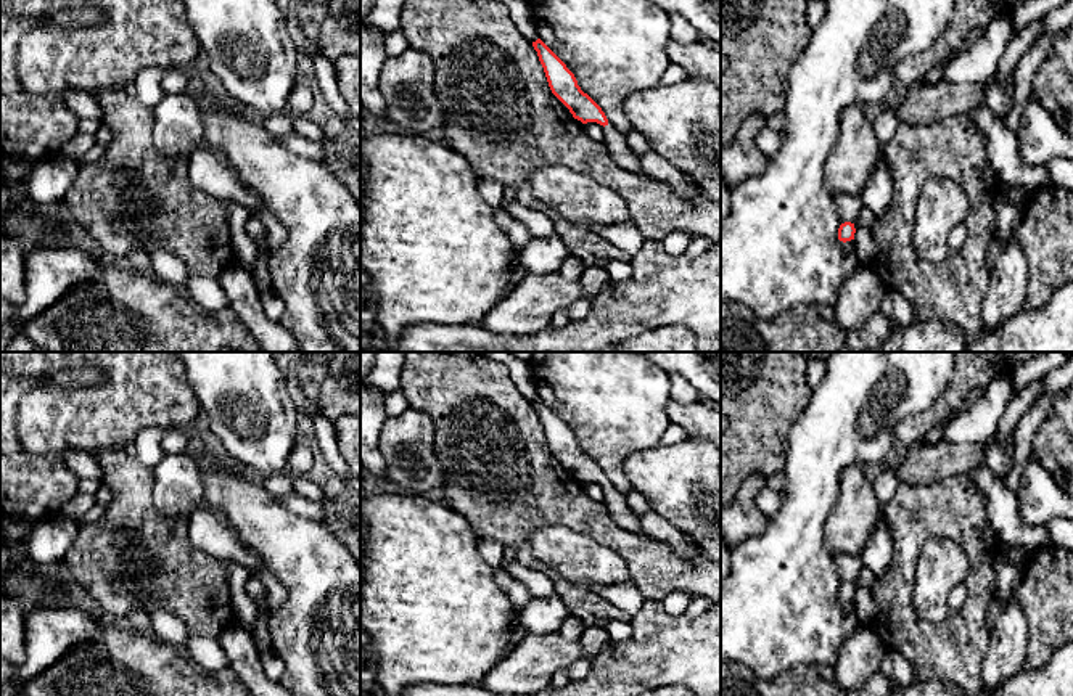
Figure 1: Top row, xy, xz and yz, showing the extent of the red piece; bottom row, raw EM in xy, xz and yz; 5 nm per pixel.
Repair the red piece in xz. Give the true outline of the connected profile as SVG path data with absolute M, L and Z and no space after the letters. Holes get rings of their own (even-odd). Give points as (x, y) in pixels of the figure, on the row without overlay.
M541 400L532 402L539 421L544 428L552 453L569 469L574 479L582 484L597 482L605 487L605 506L611 519L632 534L647 537L631 511L623 493L619 493L608 479L602 468L581 450L574 434L566 424Z

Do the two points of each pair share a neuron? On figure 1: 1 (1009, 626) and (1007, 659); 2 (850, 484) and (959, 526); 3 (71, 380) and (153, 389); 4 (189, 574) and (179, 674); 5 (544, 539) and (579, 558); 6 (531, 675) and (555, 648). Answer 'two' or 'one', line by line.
1: one
2: two
3: two
4: two
5: one
6: one

